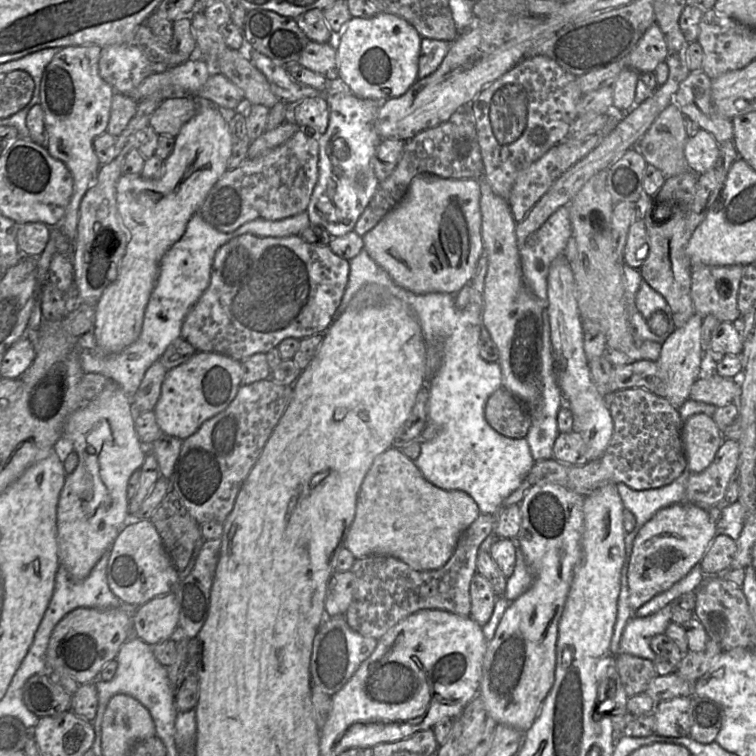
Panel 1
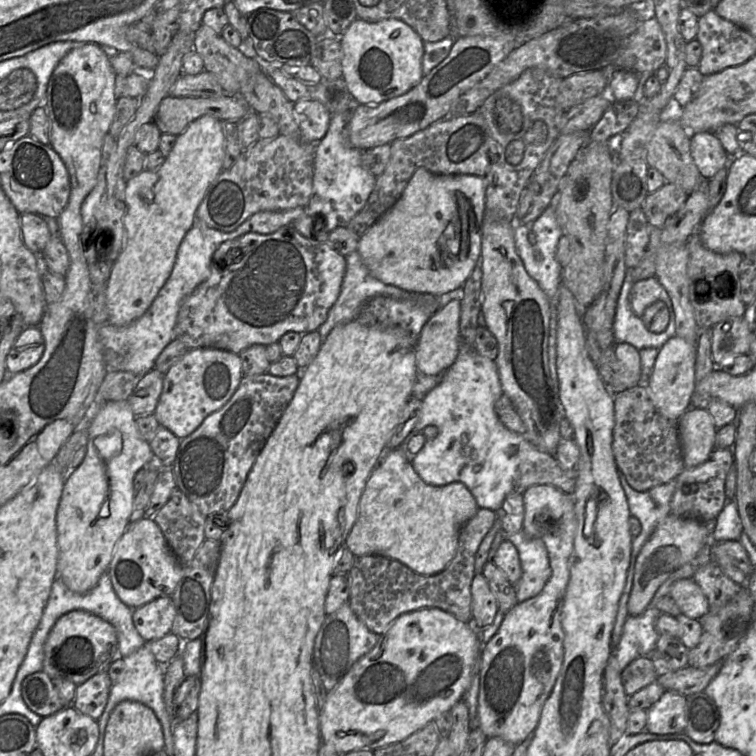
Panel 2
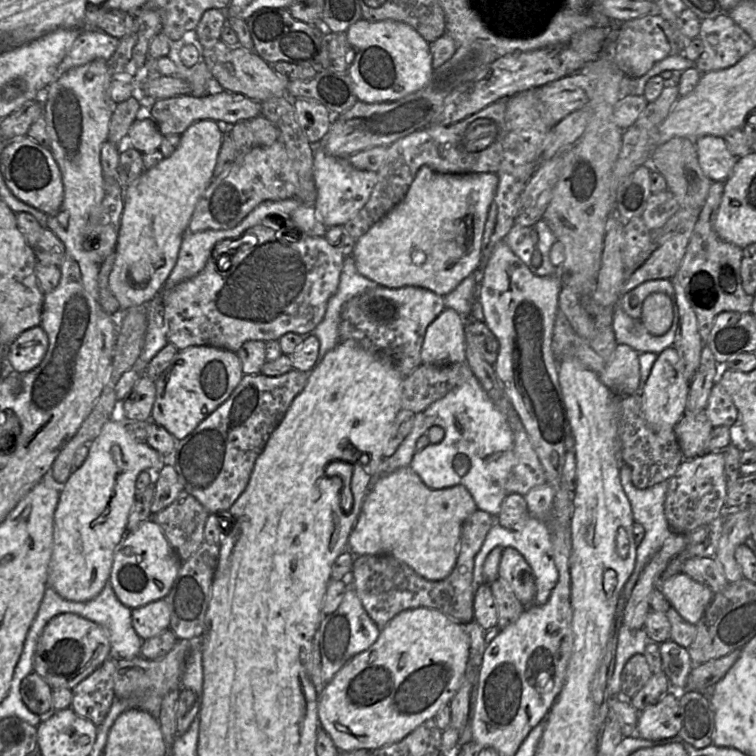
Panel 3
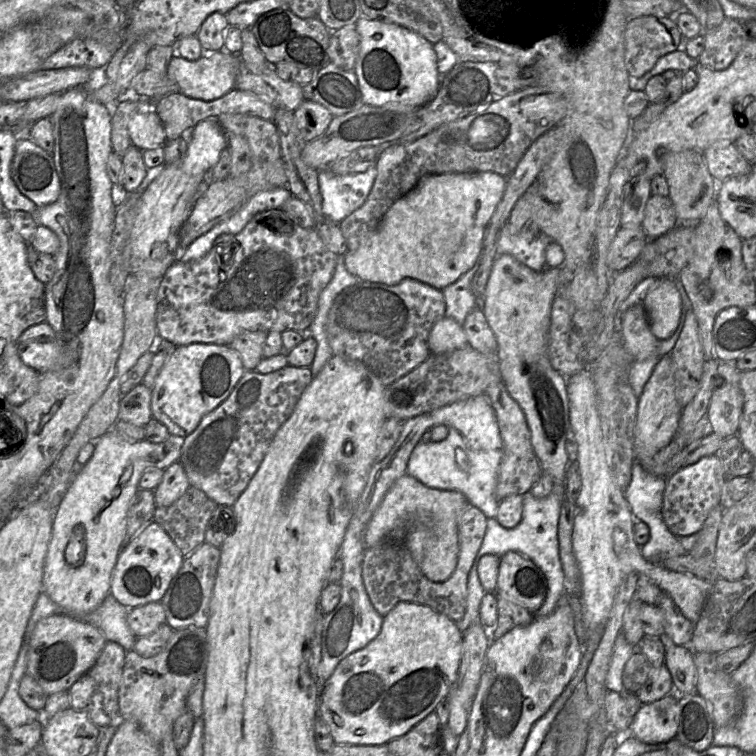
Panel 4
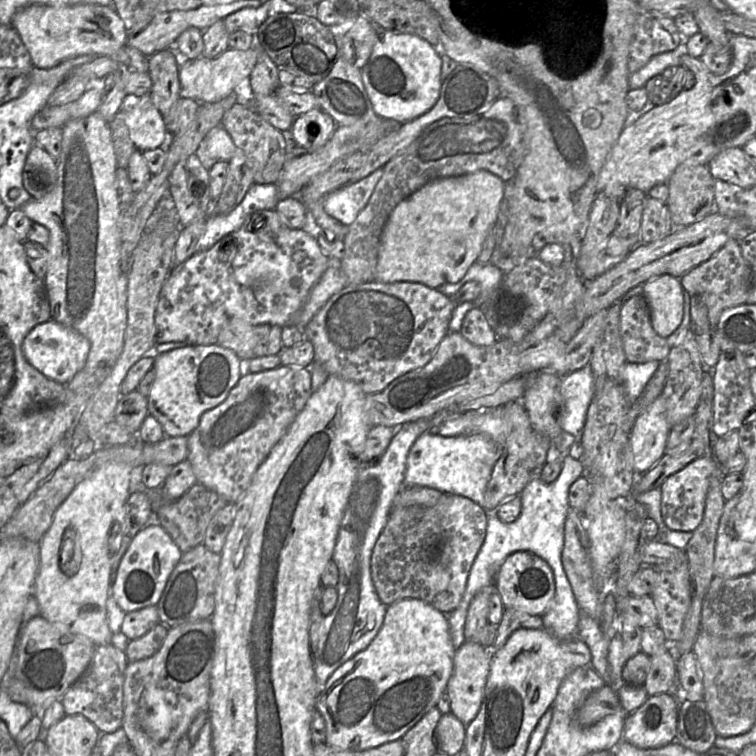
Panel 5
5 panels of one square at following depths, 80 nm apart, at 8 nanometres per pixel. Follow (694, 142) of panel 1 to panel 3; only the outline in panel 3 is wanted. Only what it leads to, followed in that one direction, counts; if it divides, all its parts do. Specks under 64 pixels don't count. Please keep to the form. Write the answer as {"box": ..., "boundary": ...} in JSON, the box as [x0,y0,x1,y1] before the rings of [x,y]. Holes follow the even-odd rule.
{"box":[695,136,738,182],"boundary":[[[703,136],[695,140],[695,146],[704,174],[712,182],[725,182],[738,159],[731,154],[724,139],[717,136]]]}

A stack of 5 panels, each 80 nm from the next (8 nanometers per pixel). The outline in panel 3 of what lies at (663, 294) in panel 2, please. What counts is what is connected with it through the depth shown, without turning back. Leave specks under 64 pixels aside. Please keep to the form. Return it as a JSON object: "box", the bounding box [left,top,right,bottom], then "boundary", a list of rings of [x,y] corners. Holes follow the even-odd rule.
{"box":[617,279,676,319],"boundary":[[[652,279],[639,284],[622,295],[617,306],[621,307],[630,317],[640,319],[644,300],[648,295],[655,292],[668,295],[673,306],[676,303],[675,289],[671,279]]]}

